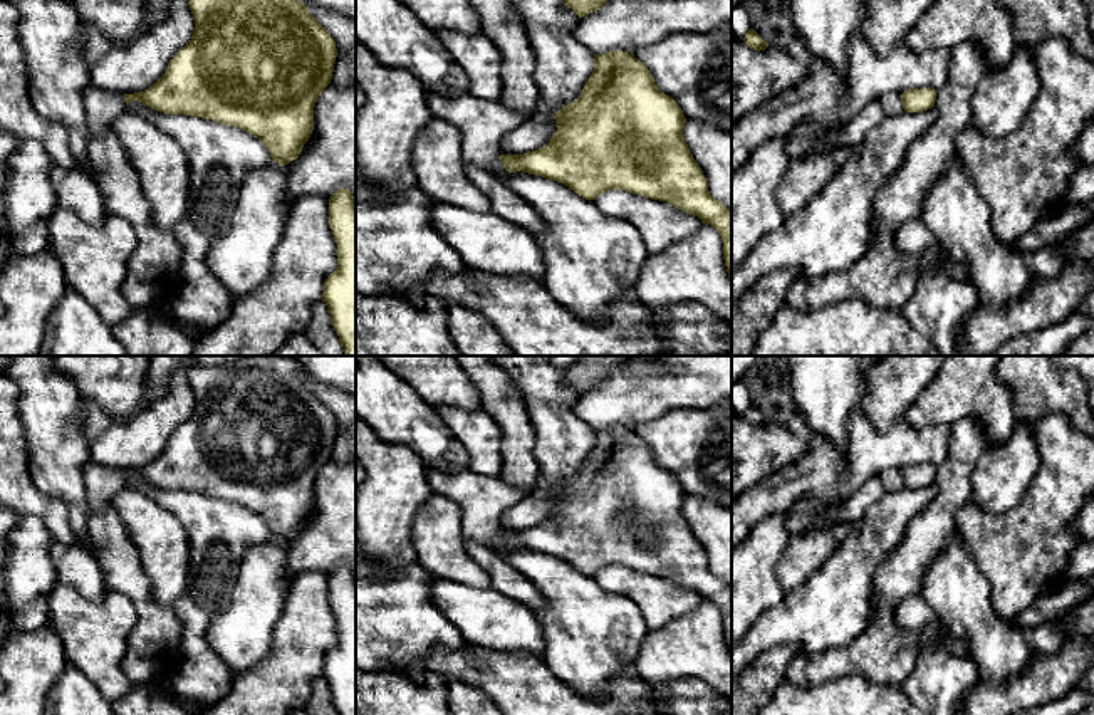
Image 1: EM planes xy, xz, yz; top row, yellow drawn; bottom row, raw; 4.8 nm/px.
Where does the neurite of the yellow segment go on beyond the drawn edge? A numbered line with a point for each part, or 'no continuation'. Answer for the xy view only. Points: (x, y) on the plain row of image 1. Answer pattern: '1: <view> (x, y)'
1: xy (103, 482)

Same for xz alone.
1: xz (482, 501)

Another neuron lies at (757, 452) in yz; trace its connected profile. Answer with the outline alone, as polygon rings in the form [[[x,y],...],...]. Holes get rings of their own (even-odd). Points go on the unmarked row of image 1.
[[[732,413],[732,500],[797,462],[805,451],[805,441],[789,426],[772,421],[753,426]]]

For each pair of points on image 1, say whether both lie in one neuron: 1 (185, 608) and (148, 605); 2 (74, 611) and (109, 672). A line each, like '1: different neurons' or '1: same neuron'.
1: different neurons
2: same neuron

